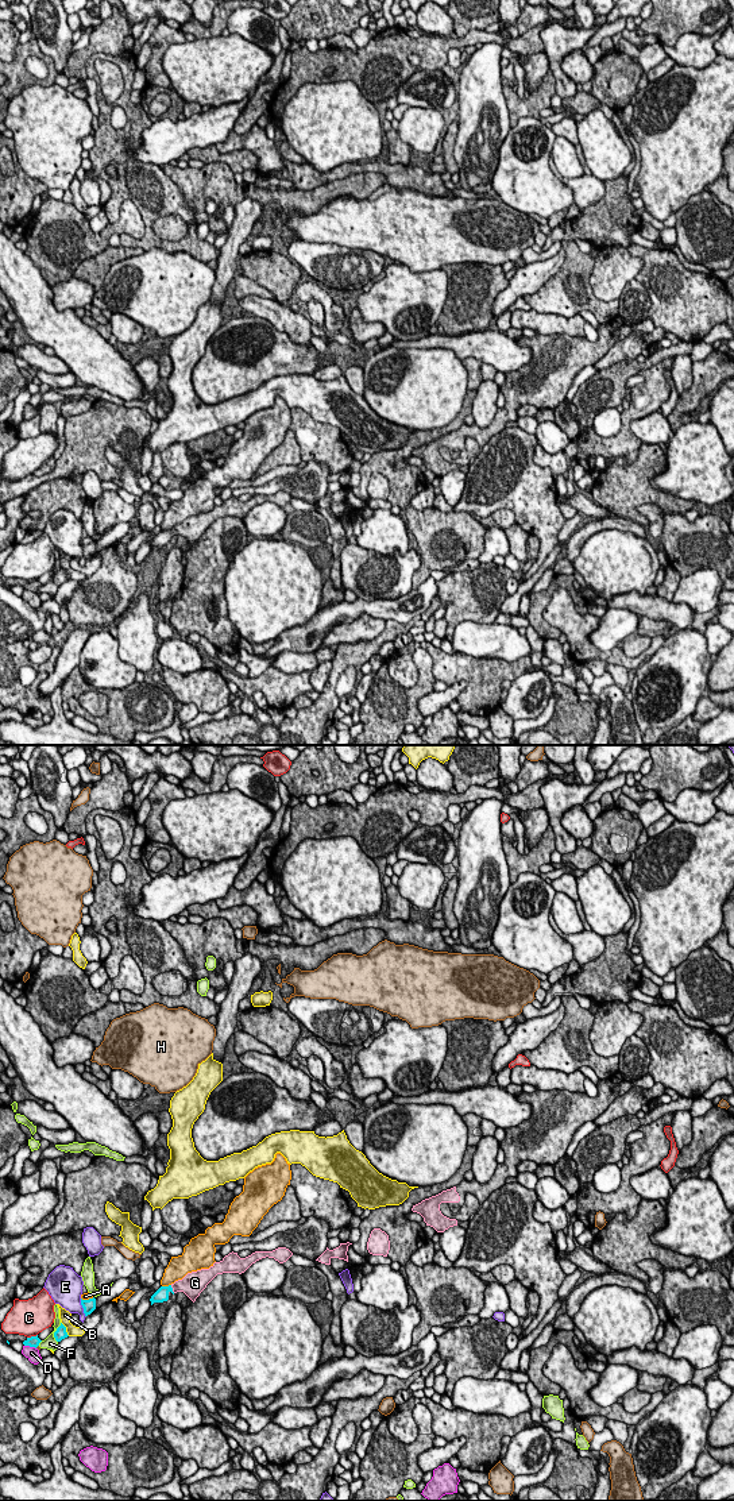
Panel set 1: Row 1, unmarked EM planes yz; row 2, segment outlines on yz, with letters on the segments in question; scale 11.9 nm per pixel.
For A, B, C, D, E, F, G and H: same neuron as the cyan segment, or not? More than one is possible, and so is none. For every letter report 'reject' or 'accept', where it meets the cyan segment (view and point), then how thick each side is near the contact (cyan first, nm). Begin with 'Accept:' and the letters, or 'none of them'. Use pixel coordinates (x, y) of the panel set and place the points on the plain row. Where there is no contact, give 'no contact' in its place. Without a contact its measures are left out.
Accept: G
A: reject | yz (166, 531) | 160/240 nm
B: reject | yz (65, 572) | 140/130 nm
C: reject | yz (31, 581) | 130/440 nm
D: reject | yz (30, 590) | 130/160 nm
E: reject | yz (82, 551) | 160/320 nm
F: reject | yz (54, 577) | 140/160 nm
G: accept | yz (172, 533) | 160/280 nm
H: reject | yz (37, 590) | 130/50 nm

